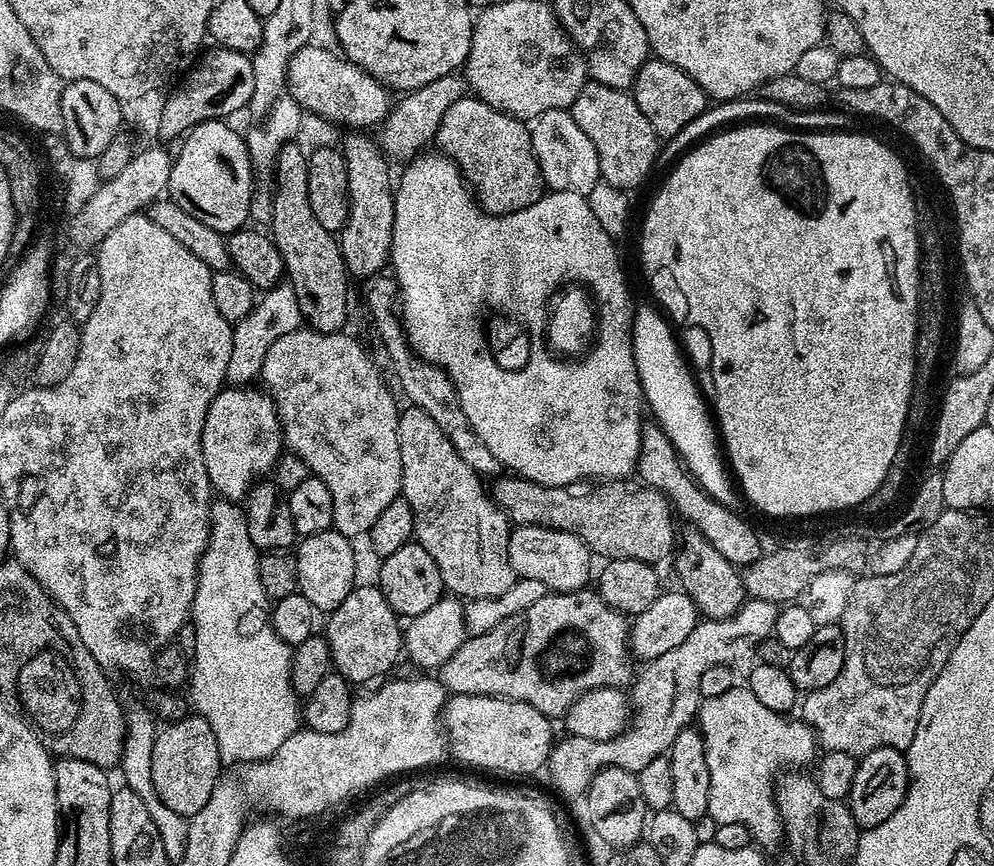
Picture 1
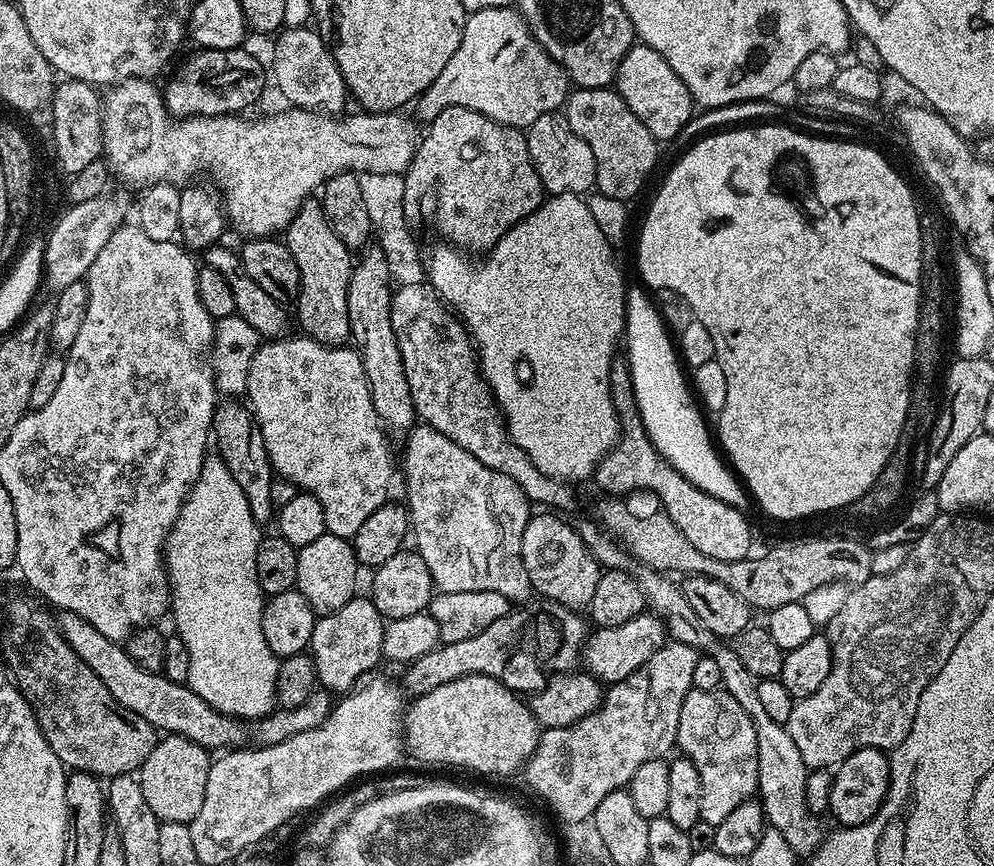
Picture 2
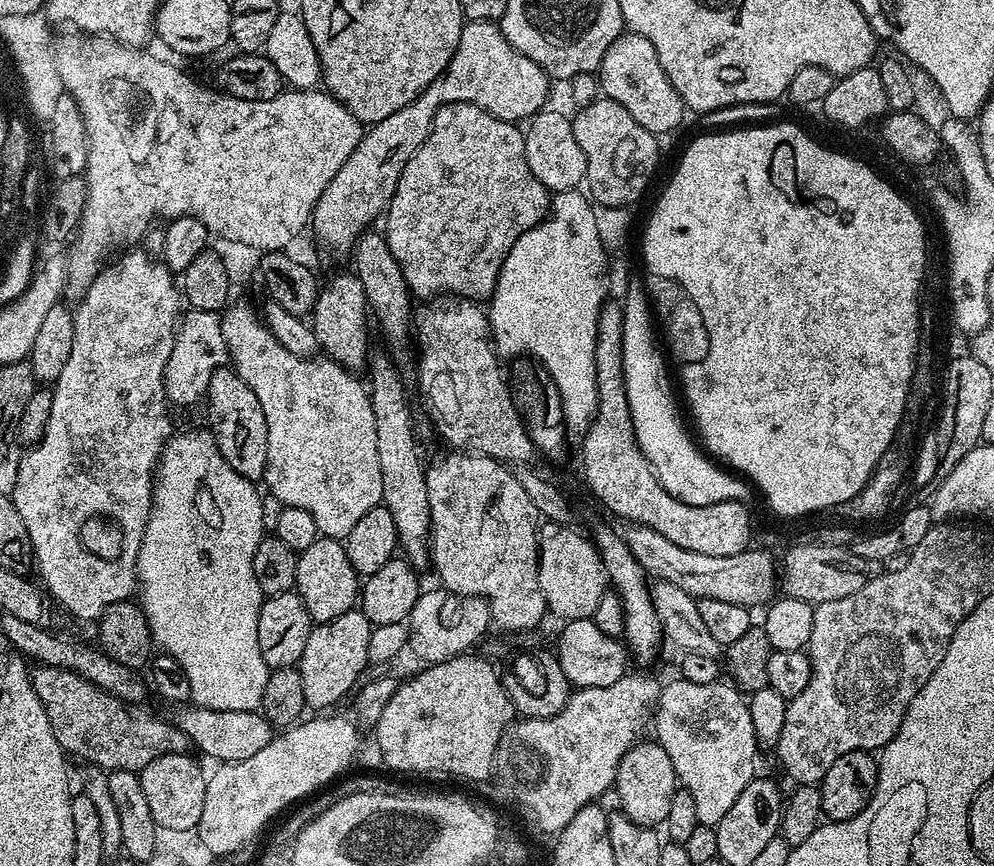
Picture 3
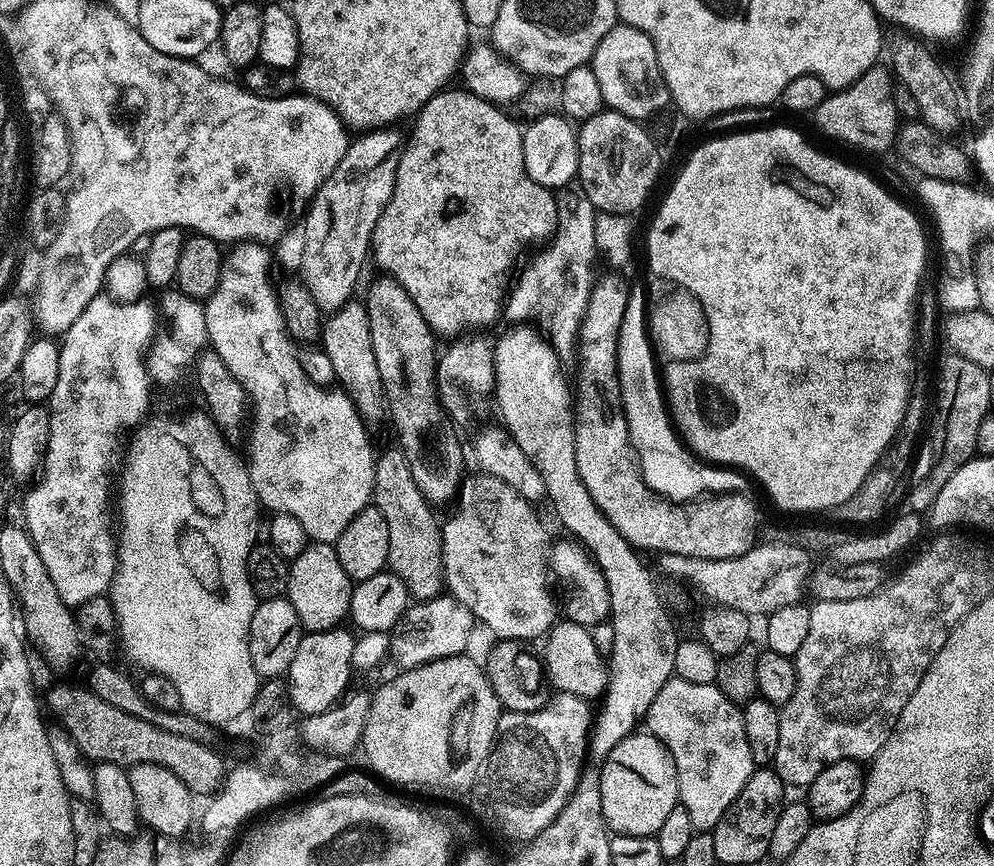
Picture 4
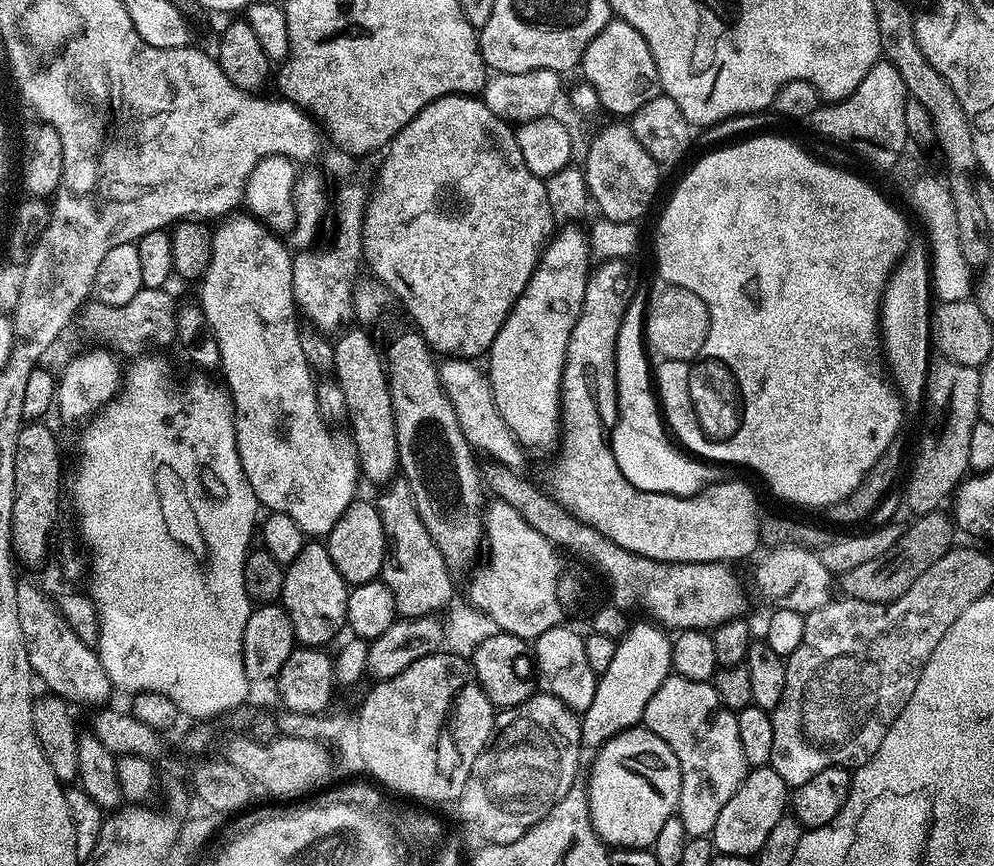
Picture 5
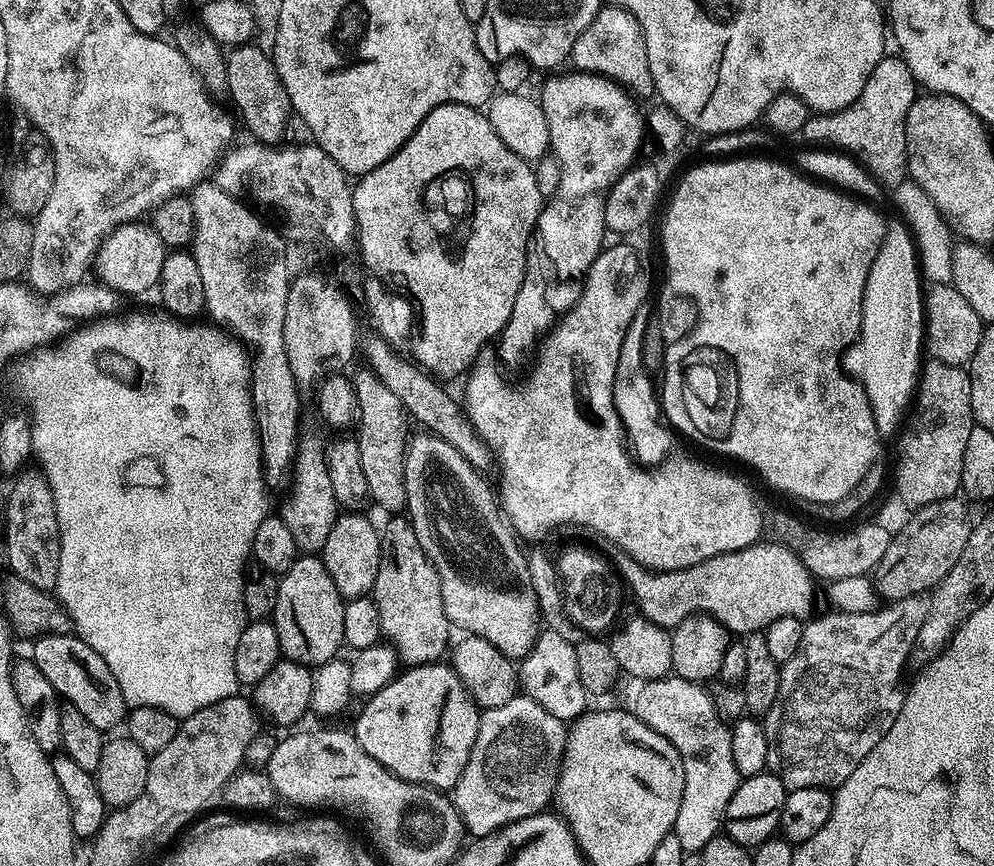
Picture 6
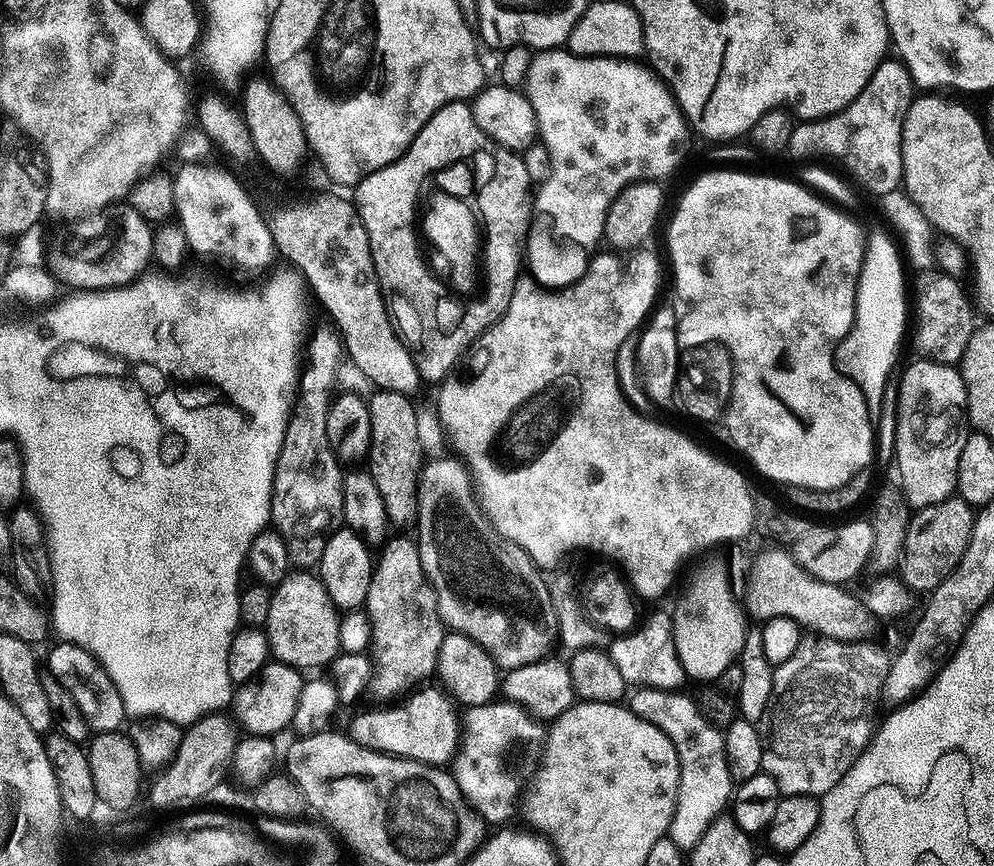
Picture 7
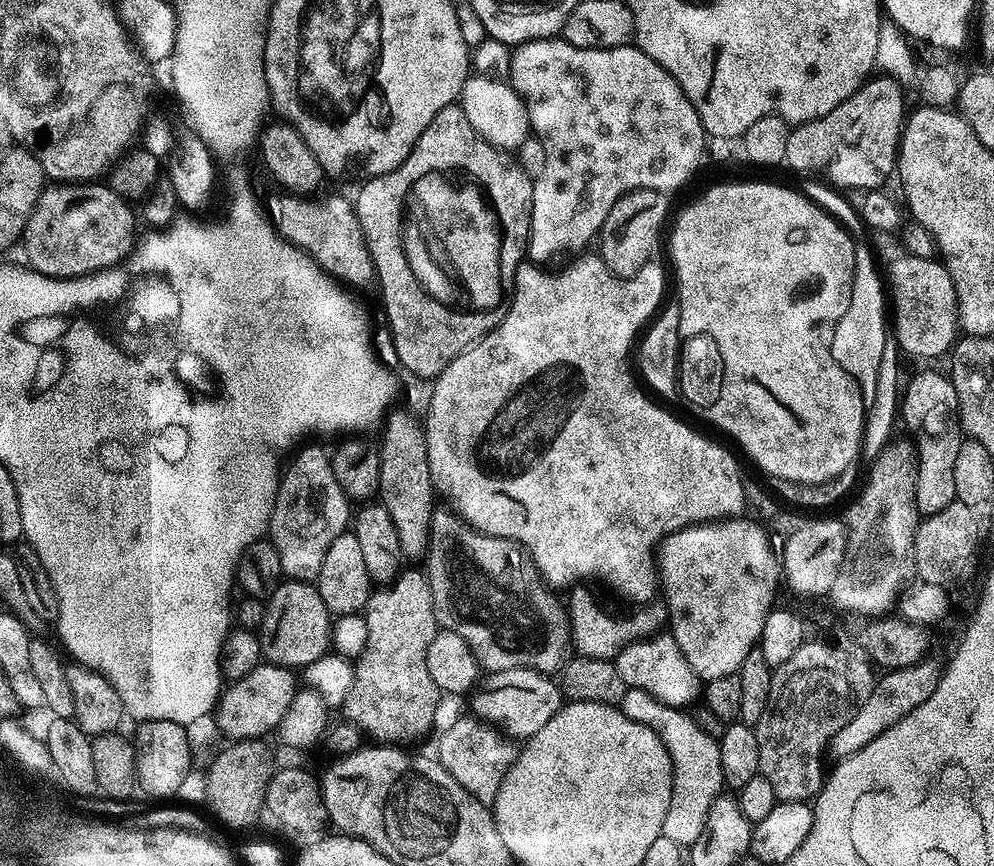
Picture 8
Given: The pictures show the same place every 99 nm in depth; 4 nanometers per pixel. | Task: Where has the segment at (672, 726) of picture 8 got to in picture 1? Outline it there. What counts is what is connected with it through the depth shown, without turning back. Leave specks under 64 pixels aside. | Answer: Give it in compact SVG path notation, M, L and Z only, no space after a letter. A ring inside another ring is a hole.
M746 686L731 688L726 690L726 694L718 694L715 698L701 699L700 711L696 713L695 718L704 739L706 766L710 769L708 815L714 818L714 822L718 825L738 822L746 826L753 841L764 850L774 847L776 843L781 843L785 839L784 827L776 805L776 781L778 773L784 768L783 764L811 765L818 756L816 733L804 723L803 719L788 719L792 718L774 710L766 710L766 706L762 706L762 702L758 702L758 698L754 698L754 694Z

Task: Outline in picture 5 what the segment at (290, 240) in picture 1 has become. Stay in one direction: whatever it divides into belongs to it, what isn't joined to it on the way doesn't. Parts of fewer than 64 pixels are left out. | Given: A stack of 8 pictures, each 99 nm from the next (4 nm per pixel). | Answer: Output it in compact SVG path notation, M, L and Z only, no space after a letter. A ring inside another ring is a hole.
M345 331L339 337L341 340L337 339L334 344L334 362L336 363L334 379L339 384L342 394L346 394L347 423L352 424L352 440L356 443L354 455L359 475L363 479L365 476L372 484L384 486L397 475L400 468L396 419L392 395L388 389L386 360L381 350L379 352L376 349L375 342L366 333L347 332Z

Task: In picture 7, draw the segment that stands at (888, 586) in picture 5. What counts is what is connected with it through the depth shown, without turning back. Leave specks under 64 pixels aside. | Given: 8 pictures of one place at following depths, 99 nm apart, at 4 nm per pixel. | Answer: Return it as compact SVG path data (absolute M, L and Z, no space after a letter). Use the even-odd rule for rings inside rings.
M959 496L919 509L910 519L904 535L898 569L899 579L911 591L931 592L956 568L969 542L975 515L971 505Z

